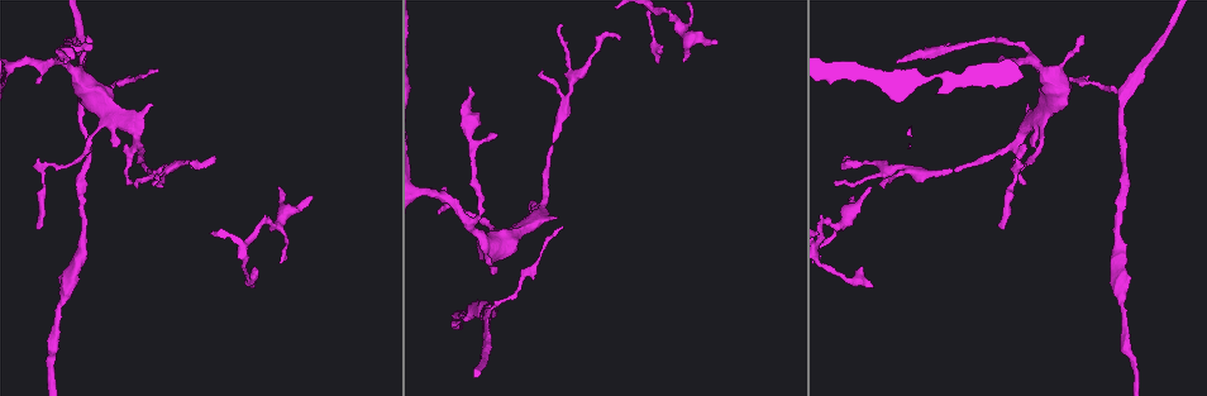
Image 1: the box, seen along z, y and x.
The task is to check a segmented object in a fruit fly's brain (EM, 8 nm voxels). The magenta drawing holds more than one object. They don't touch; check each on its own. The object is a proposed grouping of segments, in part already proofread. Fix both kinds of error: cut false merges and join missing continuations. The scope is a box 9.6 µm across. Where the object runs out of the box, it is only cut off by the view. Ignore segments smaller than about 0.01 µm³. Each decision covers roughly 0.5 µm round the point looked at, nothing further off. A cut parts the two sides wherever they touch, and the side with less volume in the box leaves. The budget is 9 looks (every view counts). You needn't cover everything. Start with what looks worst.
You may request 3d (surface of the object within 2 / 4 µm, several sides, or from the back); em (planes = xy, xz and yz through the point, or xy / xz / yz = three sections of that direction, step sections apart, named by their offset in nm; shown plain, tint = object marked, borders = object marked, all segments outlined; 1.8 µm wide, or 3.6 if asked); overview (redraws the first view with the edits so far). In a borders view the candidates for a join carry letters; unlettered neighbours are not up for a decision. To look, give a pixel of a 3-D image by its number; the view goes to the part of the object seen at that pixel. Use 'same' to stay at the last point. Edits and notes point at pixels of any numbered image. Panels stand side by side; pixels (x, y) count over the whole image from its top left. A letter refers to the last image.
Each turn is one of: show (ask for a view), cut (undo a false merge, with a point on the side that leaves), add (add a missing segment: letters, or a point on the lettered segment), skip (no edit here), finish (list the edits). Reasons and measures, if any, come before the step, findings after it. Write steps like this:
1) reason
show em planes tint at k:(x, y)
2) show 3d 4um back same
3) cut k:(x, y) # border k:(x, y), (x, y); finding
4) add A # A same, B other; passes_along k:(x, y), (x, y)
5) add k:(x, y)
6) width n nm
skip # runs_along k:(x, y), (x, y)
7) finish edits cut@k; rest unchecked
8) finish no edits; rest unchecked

branch stops here
show 3d 2um at 1:(852, 196)

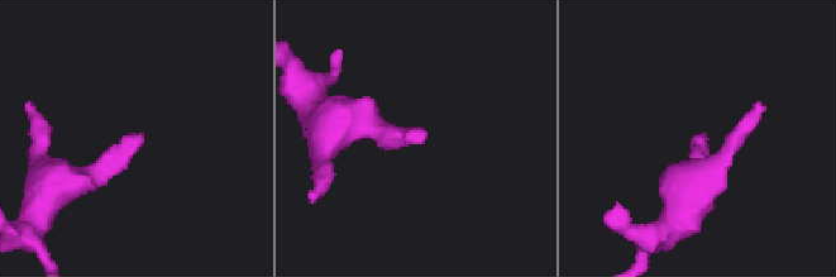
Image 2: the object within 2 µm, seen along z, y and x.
need the tissue
show em xz step 4 tint at 2:(696, 136)

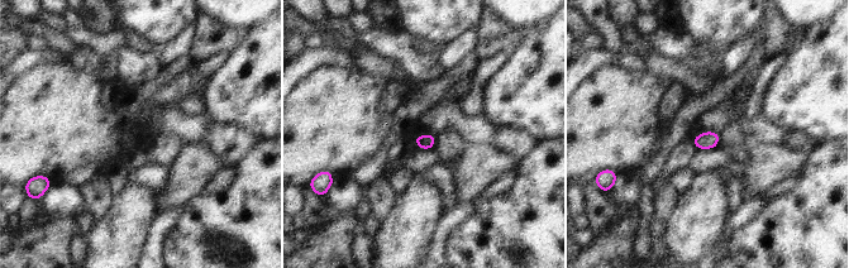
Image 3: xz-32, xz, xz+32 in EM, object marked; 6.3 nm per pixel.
cut it another way
show em planes borders same

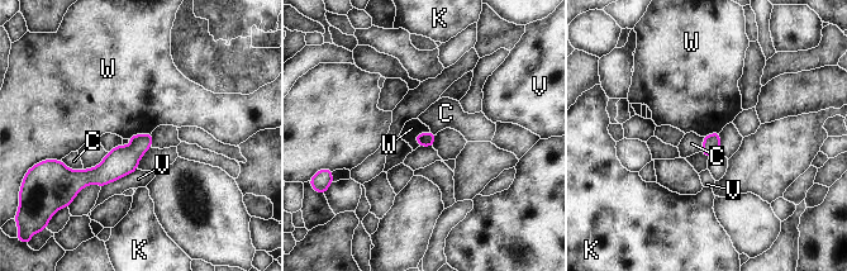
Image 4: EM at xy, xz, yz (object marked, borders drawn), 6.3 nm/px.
longest_contact V 260 nm
skip # C other, K other, V other, W other; runs_along 4:(150, 137), (104, 174), (76, 174); none of them fits

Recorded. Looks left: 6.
free end
show 3d 4um at 1:(658, 60)

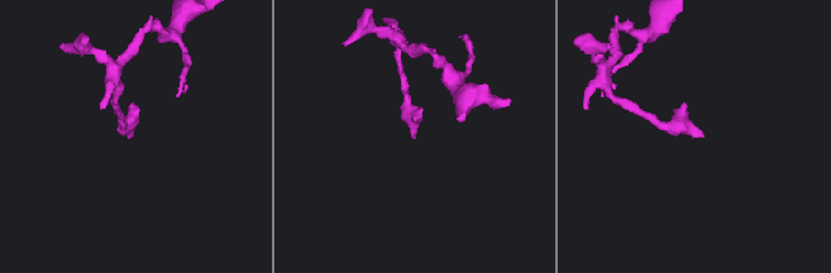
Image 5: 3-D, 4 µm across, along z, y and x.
show em xz step 16 borders at 5:(132, 135)

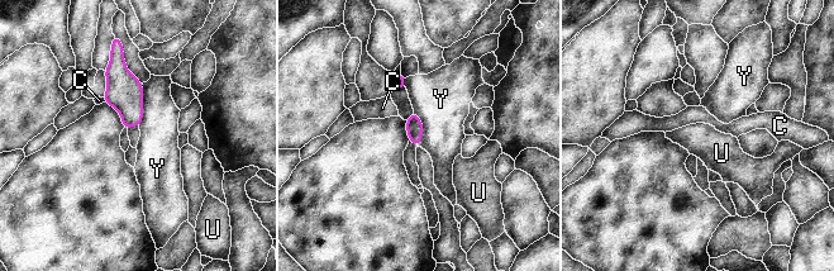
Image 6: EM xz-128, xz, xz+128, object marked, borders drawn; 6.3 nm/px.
show em planes borders same

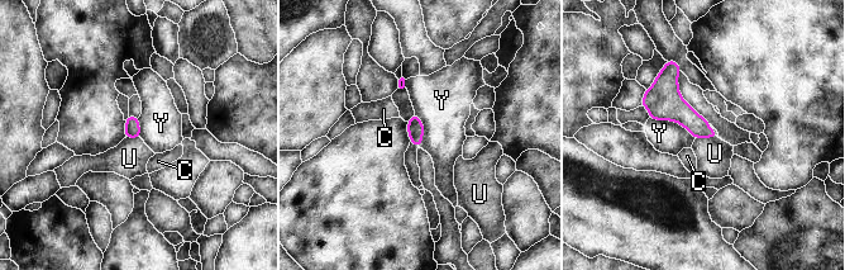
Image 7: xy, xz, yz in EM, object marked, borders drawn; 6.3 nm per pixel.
width 100 nm
skip # C other, U other, Y other; border 7:(649, 117), (674, 121), (695, 138); none of them fits

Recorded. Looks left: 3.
thin end
show em 3.6um planes plain at 1:(215, 158)

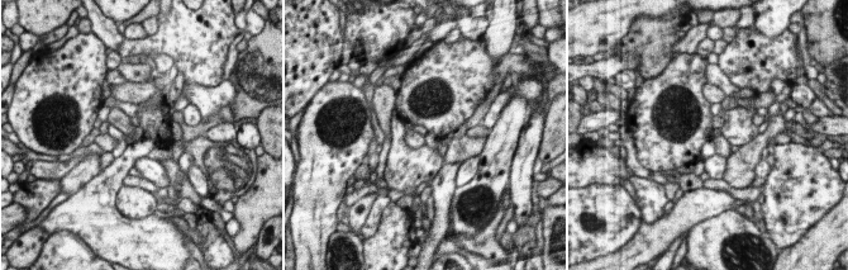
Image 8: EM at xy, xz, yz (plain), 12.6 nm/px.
what lies round it
show em 3.6um planes borders same

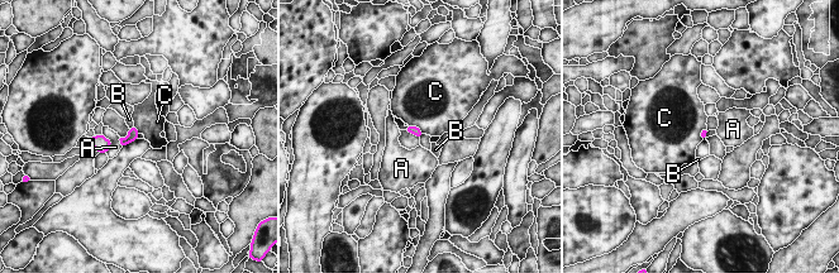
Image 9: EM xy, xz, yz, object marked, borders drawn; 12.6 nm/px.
skip # A other, B other, C other; border 9:(409, 125), (415, 125), (423, 133); none of them fits

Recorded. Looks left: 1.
finish no edits; rest unchecked

